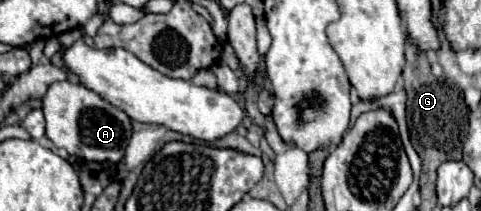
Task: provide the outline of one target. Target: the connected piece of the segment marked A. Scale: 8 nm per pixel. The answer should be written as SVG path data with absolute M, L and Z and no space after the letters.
M69 80L53 82L41 102L43 102L41 110L47 122L45 136L57 148L65 148L69 154L93 162L117 164L123 158L125 146L133 134L131 118L123 110L111 106L99 94L91 92L83 84Z

